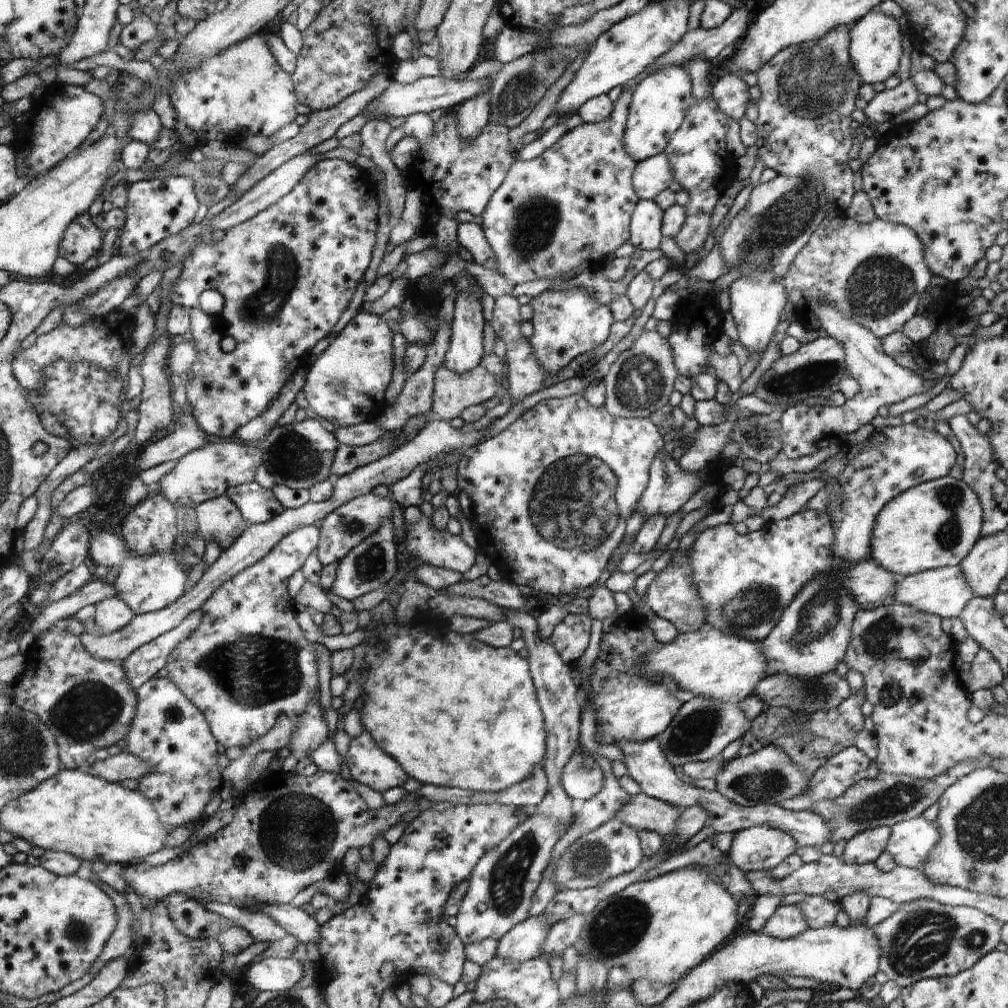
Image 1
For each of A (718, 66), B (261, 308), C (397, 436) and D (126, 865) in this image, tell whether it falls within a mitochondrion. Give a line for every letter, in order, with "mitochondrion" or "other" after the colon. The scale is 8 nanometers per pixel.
A: other
B: mitochondrion
C: other
D: other

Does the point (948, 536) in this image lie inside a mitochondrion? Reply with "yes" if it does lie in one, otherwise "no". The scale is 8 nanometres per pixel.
yes

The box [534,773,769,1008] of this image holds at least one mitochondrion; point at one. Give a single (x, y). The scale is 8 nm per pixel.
(618, 927)

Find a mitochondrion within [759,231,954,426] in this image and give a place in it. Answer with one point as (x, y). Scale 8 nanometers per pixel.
(878, 286)

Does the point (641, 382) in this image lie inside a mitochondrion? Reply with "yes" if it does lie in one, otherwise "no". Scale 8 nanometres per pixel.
yes

